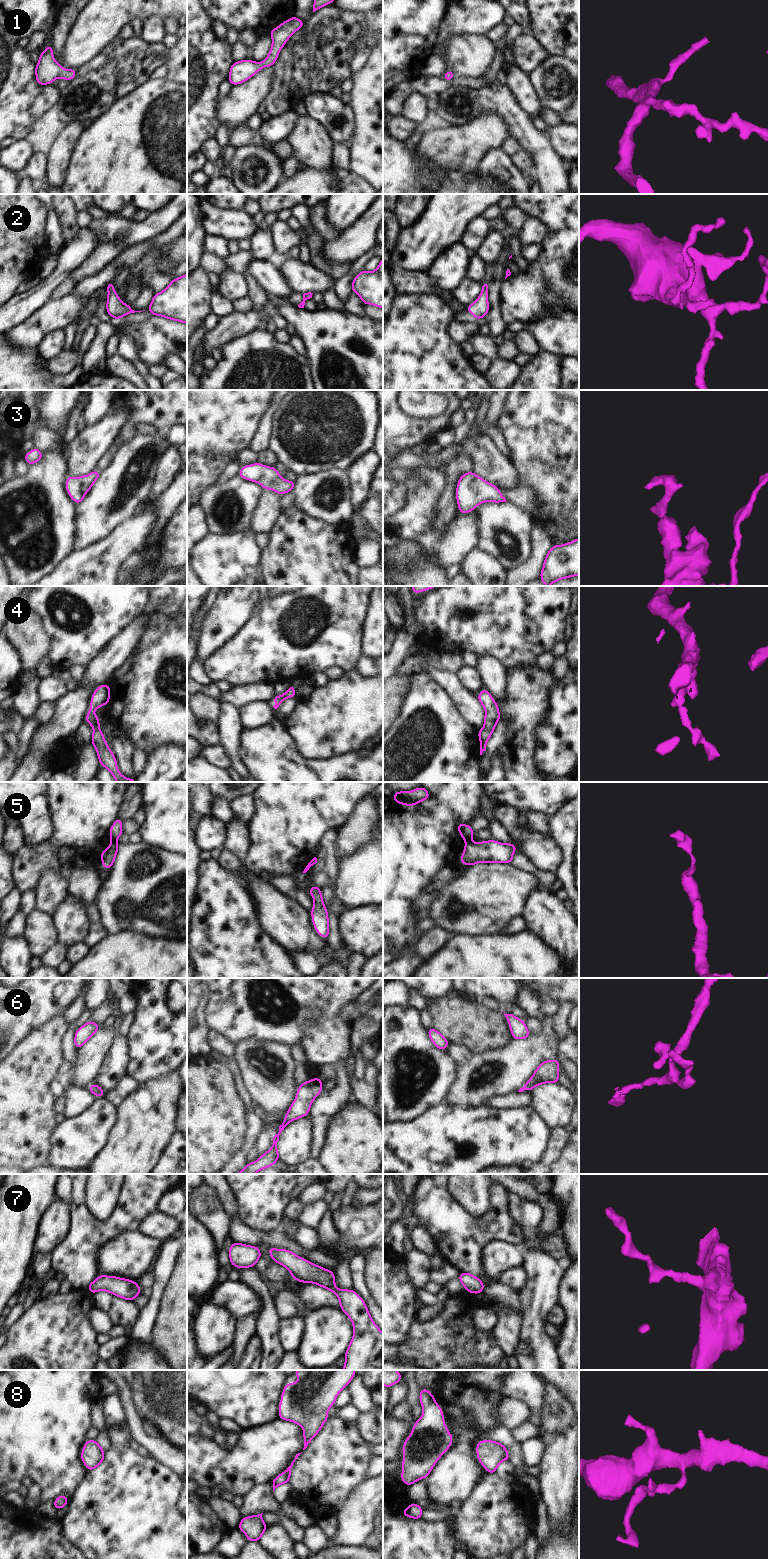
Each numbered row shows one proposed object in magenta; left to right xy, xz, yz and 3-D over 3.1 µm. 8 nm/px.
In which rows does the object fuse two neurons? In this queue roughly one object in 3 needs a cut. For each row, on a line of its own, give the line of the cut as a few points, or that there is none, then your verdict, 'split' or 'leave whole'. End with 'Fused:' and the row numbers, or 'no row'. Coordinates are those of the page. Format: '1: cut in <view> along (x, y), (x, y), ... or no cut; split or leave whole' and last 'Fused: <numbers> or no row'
1: no cut; leave whole
2: no cut; leave whole
3: no cut; leave whole
4: no cut; leave whole
5: cut in yz along (470, 838), (465, 840); split
6: no cut; leave whole
7: no cut; leave whole
8: no cut; leave whole
Fused: 5

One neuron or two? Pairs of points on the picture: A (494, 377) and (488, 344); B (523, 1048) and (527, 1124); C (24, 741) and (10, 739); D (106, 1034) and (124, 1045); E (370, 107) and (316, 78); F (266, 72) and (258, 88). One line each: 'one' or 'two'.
A: one
B: two
C: two
D: two
E: two
F: one

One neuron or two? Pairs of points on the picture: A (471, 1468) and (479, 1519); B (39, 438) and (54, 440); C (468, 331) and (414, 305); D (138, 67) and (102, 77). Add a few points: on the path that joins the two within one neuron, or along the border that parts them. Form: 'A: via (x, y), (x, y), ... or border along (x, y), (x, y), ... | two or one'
A: border along (486, 1472), (473, 1493), (462, 1503) | two
B: via (43, 439), (50, 440) | one
C: border along (454, 318), (449, 325), (449, 336), (460, 345) | two
D: via (129, 67), (120, 67), (111, 74) | one

